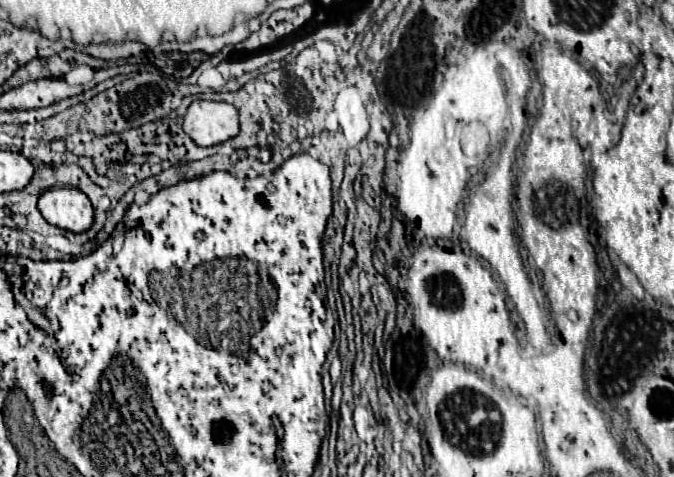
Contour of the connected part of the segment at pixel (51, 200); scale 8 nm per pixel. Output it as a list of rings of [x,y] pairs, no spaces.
[[[47,190],[39,198],[39,210],[49,224],[73,234],[87,232],[93,226],[93,206],[81,190]]]

